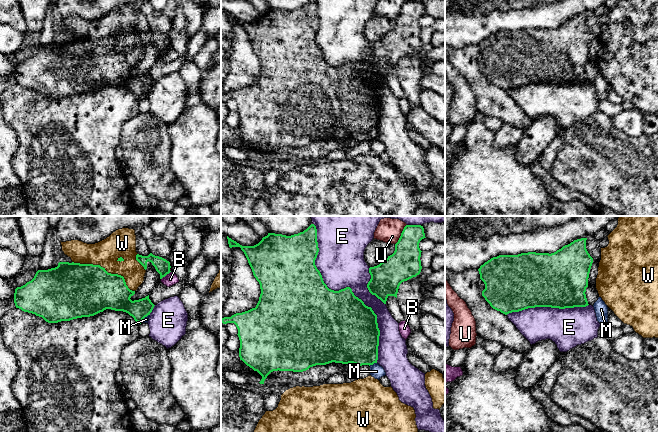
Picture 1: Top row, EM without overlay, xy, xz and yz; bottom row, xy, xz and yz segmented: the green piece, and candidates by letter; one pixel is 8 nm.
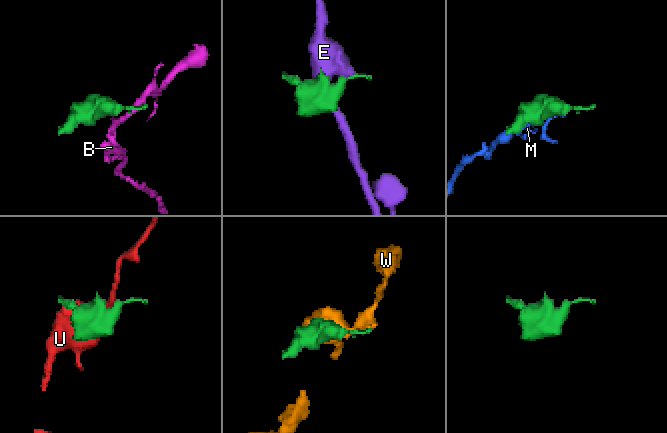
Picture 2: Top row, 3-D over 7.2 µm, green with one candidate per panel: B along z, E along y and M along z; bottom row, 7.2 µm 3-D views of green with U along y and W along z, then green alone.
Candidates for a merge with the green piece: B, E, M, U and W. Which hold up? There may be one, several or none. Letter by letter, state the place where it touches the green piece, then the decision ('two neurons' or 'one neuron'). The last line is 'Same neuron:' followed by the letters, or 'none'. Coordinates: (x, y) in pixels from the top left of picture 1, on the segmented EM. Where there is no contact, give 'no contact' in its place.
B: contact xy (165, 275); two neurons
E: contact xz (346, 287); two neurons
M: contact xz (372, 364); two neurons
U: contact xz (401, 234); two neurons
W: contact xy (105, 270); two neurons
Same neuron: none

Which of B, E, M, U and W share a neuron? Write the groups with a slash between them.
B / E / M / U / W

